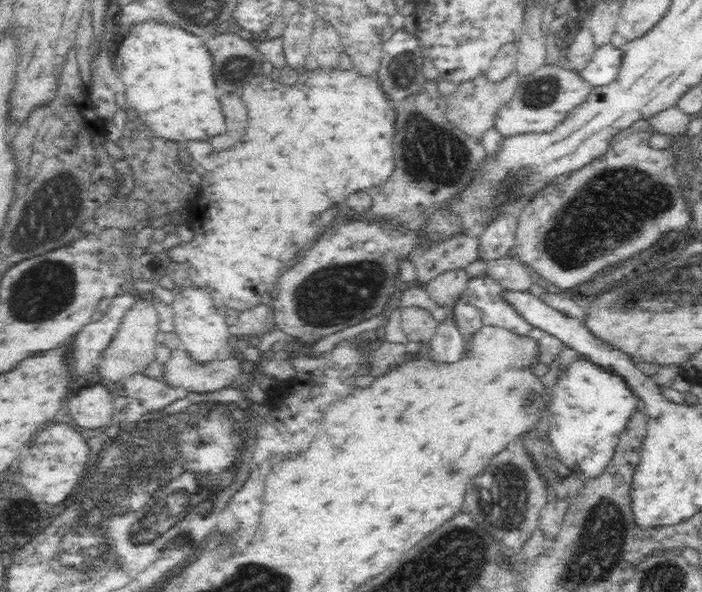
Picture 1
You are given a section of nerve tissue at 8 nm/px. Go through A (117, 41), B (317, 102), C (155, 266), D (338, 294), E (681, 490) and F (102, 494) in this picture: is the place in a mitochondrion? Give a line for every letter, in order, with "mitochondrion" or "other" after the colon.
A: other
B: other
C: other
D: mitochondrion
E: other
F: mitochondrion

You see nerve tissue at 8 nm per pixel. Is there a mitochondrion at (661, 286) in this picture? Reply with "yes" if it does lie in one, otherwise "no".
yes

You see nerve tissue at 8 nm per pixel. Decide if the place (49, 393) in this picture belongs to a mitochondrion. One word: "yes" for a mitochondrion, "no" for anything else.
no

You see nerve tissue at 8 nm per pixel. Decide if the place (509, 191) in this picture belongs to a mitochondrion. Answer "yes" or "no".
no

